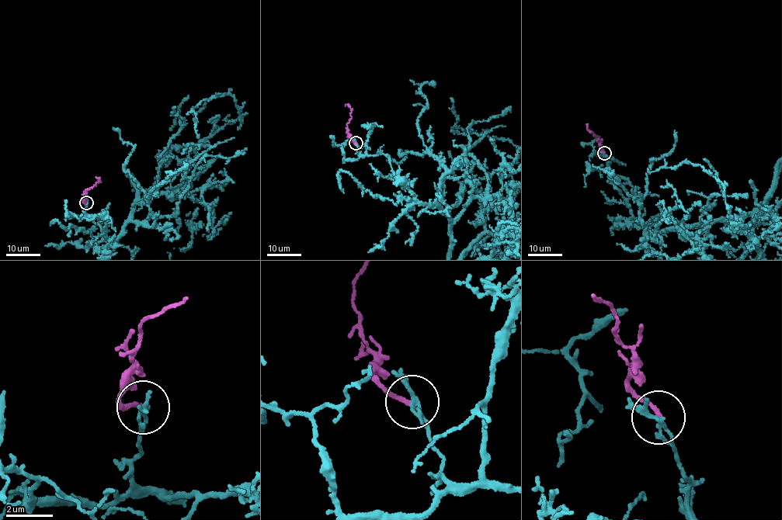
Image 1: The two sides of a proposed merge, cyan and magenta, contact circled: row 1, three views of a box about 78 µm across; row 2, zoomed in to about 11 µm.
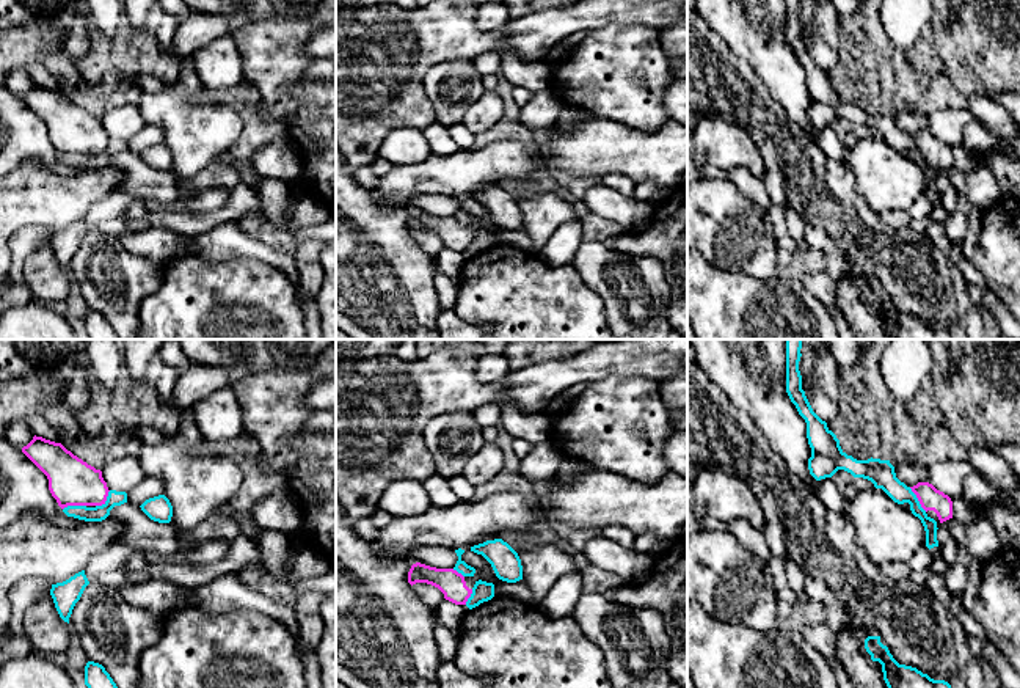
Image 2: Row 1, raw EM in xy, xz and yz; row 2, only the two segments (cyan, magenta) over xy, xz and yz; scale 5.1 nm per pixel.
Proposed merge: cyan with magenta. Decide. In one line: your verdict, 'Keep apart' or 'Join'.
Keep apart

